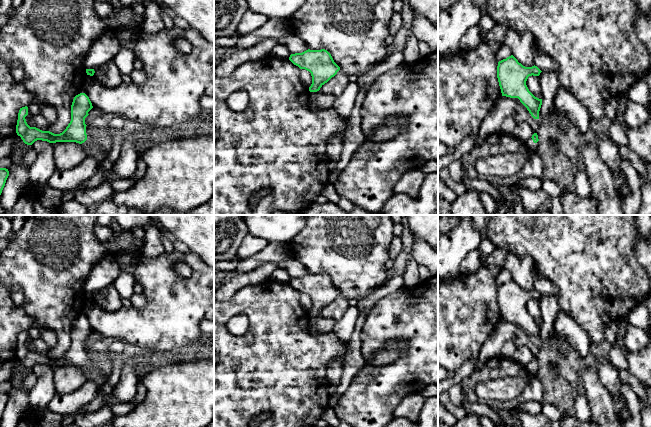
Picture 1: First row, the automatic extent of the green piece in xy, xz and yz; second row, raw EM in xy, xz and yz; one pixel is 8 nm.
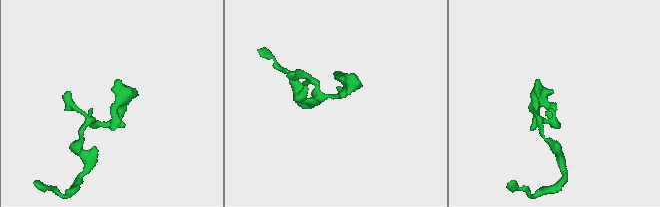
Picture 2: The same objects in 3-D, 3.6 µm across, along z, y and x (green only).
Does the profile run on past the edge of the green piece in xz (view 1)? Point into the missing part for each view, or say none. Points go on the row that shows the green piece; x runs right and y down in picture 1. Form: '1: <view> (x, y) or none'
1: none

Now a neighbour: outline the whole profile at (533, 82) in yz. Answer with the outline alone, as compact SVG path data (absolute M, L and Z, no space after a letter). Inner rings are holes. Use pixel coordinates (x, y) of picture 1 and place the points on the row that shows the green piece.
M529 76L526 85L529 91L537 98L542 99L542 88L540 86L540 78L539 76Z

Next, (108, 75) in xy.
M113 60L99 66L93 77L104 87L117 87L122 81L122 73Z

